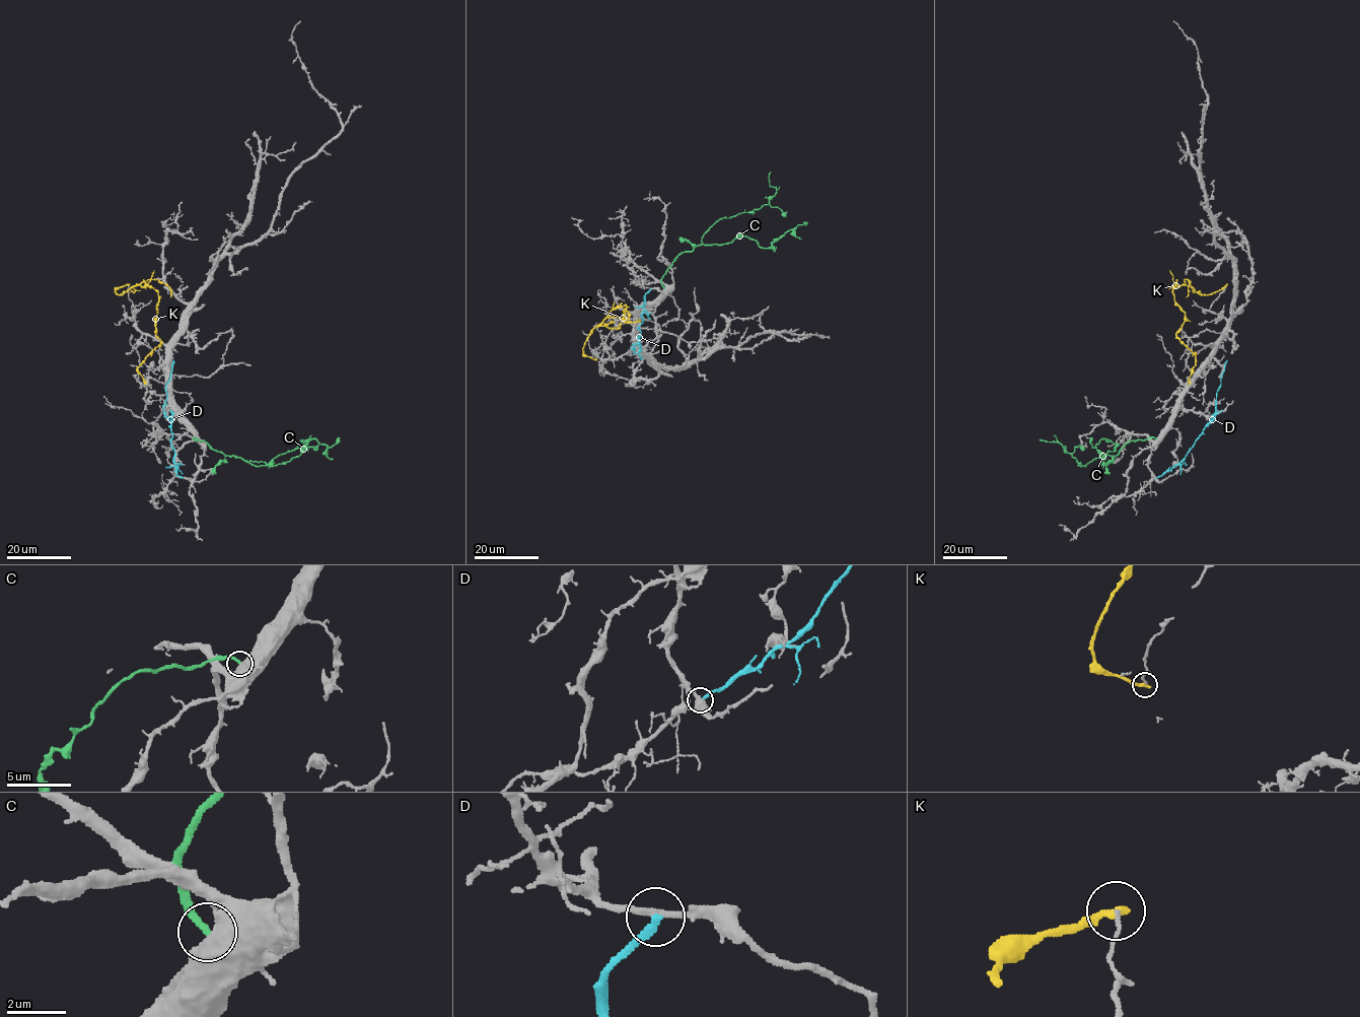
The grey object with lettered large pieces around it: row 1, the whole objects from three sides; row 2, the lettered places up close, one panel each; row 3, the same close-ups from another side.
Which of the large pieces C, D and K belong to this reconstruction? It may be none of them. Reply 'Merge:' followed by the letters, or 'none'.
Merge: none

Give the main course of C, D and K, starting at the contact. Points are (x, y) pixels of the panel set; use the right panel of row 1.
C: (1155, 438), (1130, 441), (1104, 463), (1102, 457), (1116, 446), (1101, 438), (1096, 450), (1106, 459)
D: (1156, 478), (1184, 459), (1215, 411), (1226, 359)
K: (1226, 284), (1206, 294), (1182, 284), (1173, 288), (1174, 301), (1186, 314), (1176, 334), (1196, 355), (1189, 384)

